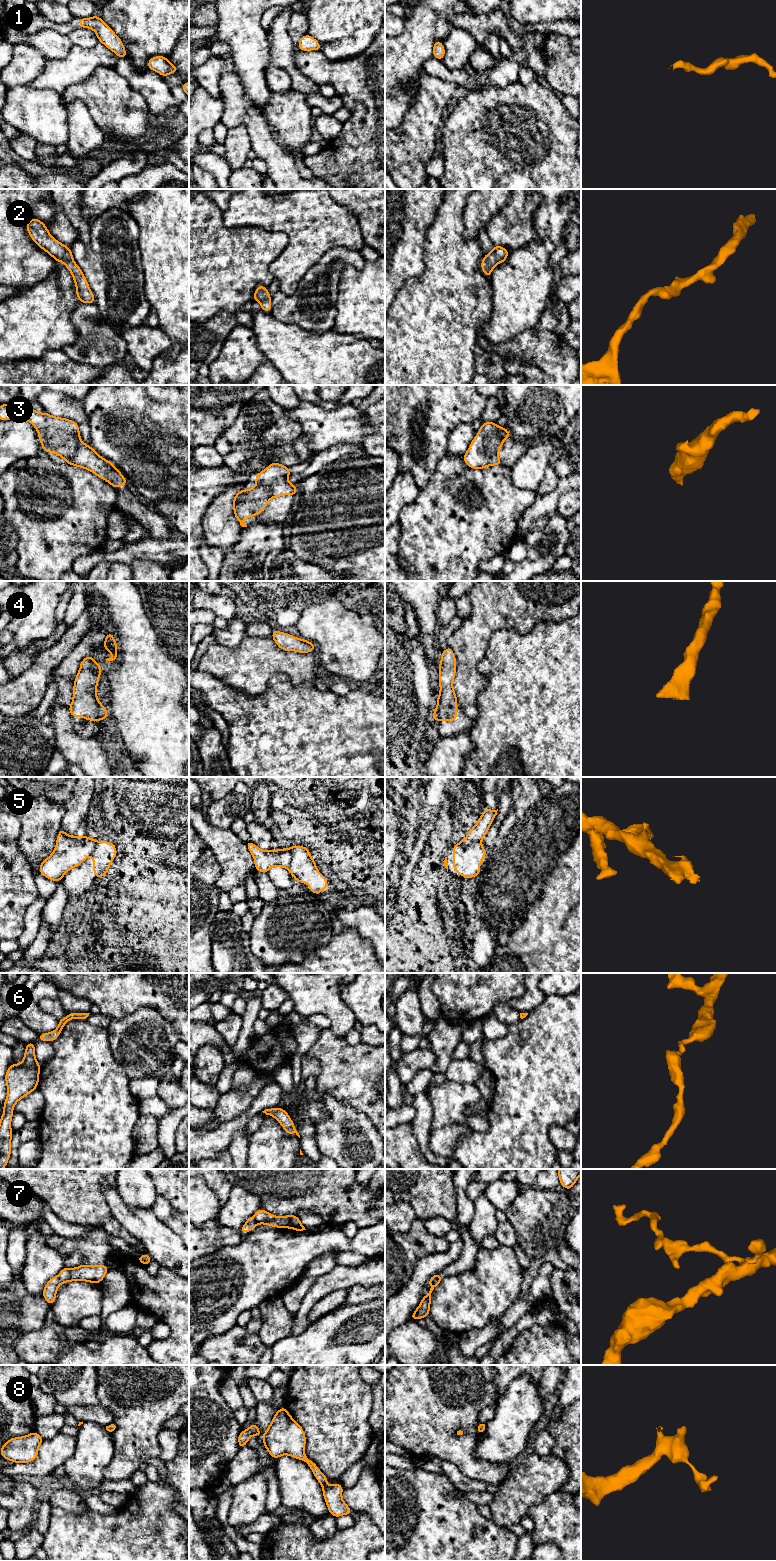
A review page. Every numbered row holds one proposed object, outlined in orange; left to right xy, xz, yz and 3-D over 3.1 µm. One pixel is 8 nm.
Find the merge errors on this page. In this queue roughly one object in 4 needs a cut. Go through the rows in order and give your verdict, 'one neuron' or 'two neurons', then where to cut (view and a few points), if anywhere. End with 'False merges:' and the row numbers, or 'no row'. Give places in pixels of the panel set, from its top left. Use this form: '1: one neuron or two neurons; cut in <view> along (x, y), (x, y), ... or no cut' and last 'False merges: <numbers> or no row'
1: one neuron; no cut
2: one neuron; no cut
3: one neuron; no cut
4: one neuron; no cut
5: two neurons; cut in yz along (480, 840), (473, 841), (467, 845), (463, 845), (460, 842)
6: one neuron; no cut
7: two neurons; cut in xy along (57, 1276), (60, 1283)
8: one neuron; no cut
False merges: 5, 7

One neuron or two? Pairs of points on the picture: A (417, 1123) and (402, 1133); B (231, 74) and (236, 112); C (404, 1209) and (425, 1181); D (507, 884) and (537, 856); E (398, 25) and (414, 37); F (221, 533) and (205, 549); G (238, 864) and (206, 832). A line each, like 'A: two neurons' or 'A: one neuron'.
A: two neurons
B: one neuron
C: two neurons
D: one neuron
E: two neurons
F: two neurons
G: one neuron

